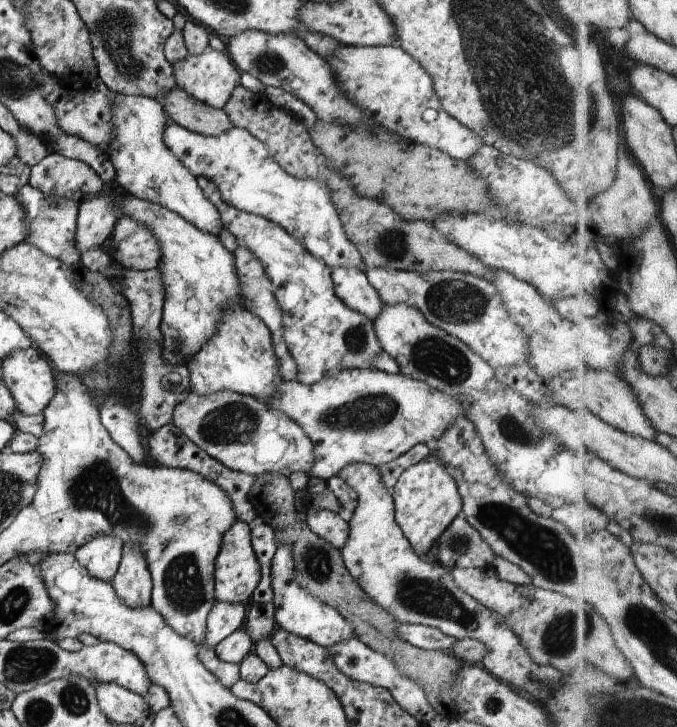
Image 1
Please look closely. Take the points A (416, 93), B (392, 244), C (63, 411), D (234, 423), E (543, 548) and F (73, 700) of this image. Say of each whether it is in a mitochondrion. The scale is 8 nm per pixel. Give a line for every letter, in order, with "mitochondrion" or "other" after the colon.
A: other
B: mitochondrion
C: other
D: mitochondrion
E: mitochondrion
F: mitochondrion

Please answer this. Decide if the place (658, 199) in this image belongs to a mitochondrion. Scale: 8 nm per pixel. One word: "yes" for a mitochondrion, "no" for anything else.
no

